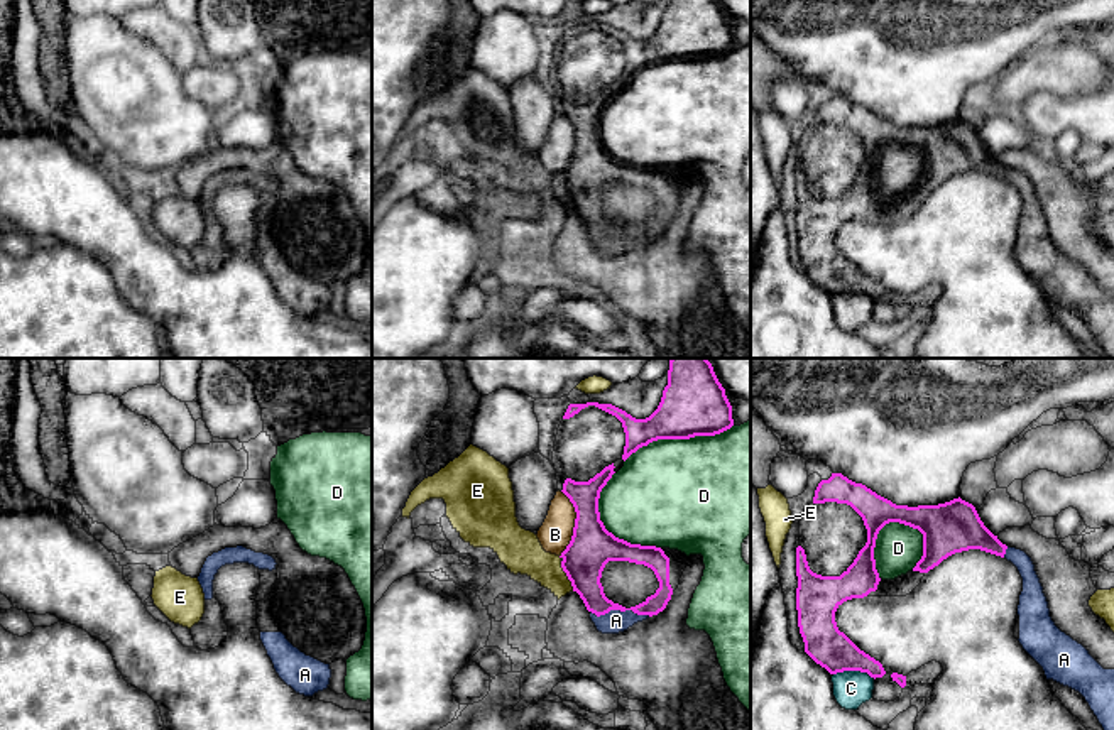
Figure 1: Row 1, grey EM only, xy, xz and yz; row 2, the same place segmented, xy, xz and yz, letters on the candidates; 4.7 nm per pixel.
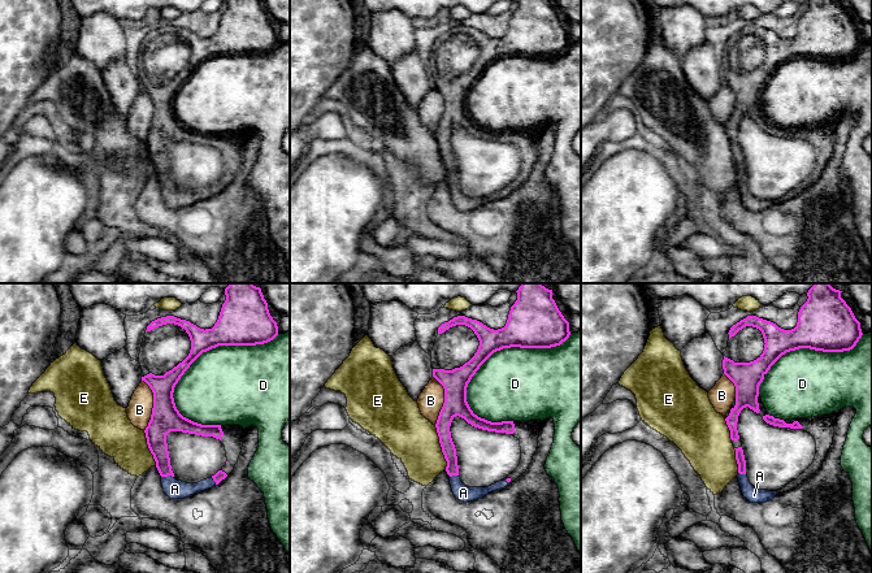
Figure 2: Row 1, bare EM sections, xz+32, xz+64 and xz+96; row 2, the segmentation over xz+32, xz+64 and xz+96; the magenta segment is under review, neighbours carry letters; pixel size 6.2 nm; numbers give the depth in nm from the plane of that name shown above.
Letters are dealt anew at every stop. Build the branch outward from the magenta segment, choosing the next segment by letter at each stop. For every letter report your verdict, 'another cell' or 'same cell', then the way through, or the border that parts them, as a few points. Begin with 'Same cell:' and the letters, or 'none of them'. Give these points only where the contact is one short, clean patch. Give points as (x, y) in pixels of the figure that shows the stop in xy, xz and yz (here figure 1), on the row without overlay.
Same cell: A
A: same cell; runs through xz (585, 193), (589, 210), (621, 232), (616, 242)
B: another cell
C: another cell; border along yz (834, 294), (866, 293), (874, 299)
D: another cell
E: another cell

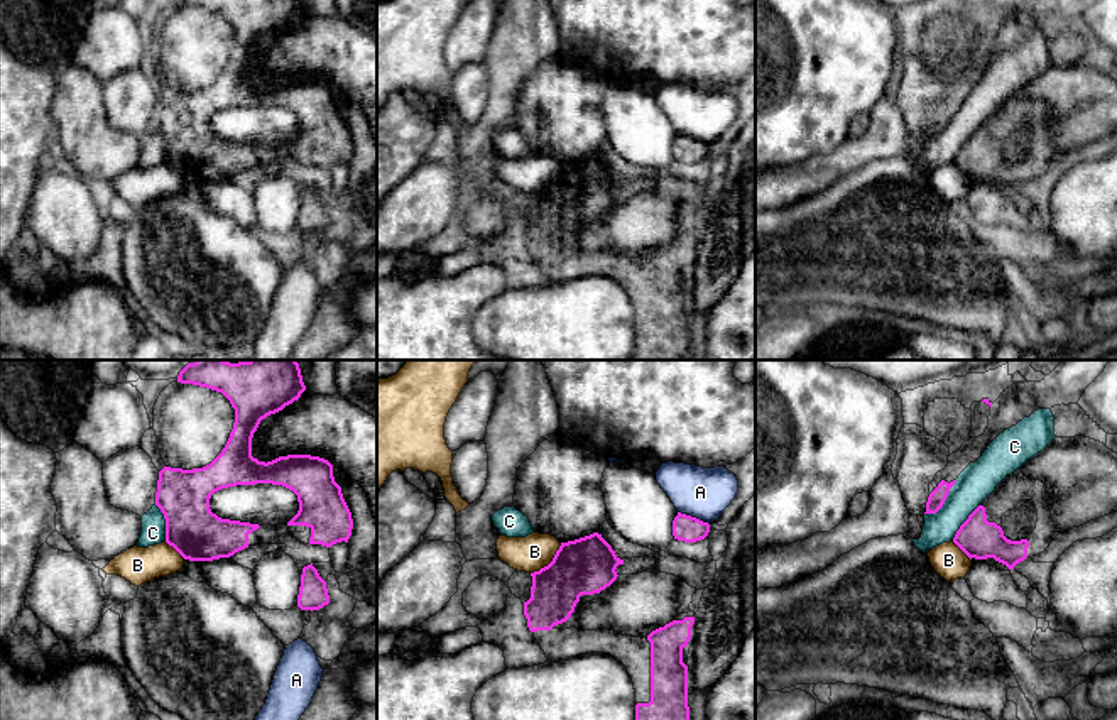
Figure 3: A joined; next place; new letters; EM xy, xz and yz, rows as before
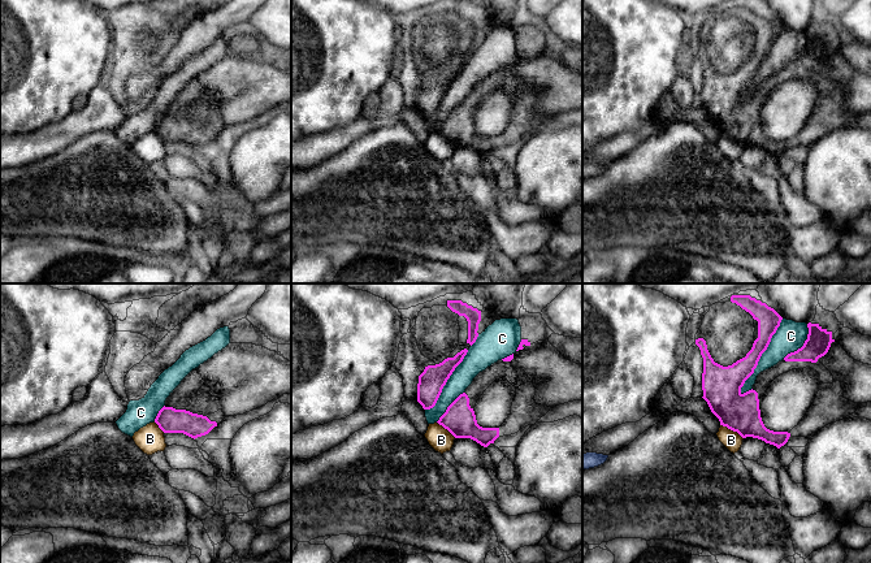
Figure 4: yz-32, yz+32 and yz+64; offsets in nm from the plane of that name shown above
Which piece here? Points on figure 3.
Same cell: none of them
A: another cell
B: another cell
C: another cell

